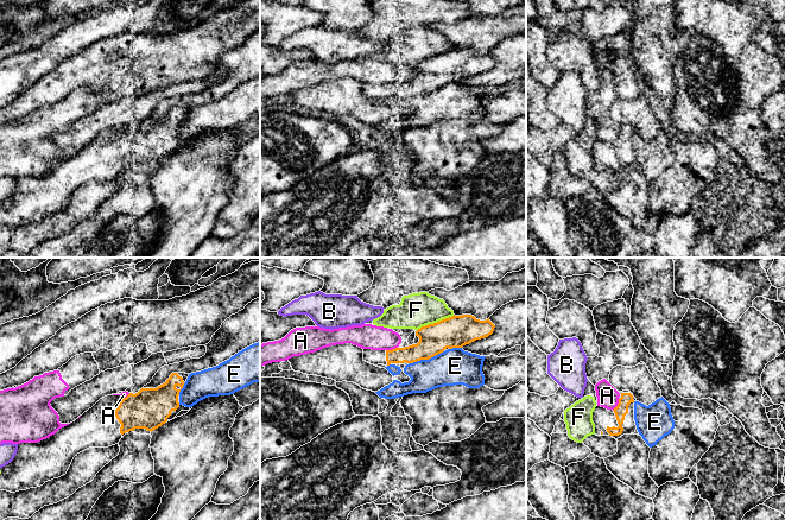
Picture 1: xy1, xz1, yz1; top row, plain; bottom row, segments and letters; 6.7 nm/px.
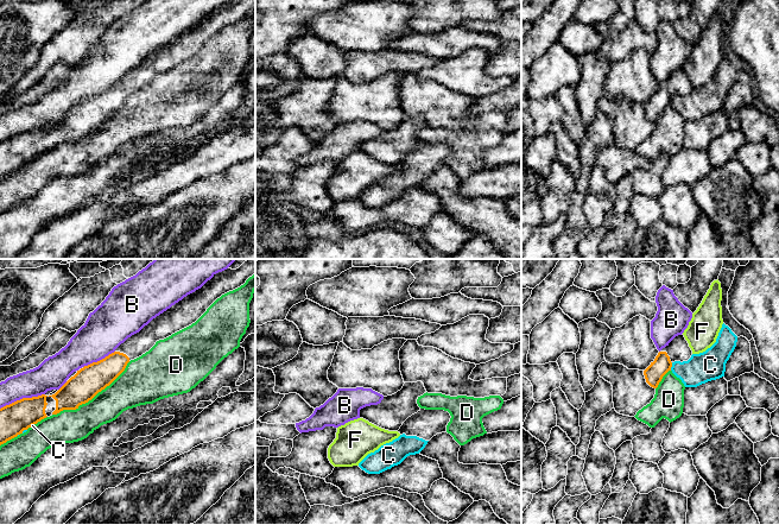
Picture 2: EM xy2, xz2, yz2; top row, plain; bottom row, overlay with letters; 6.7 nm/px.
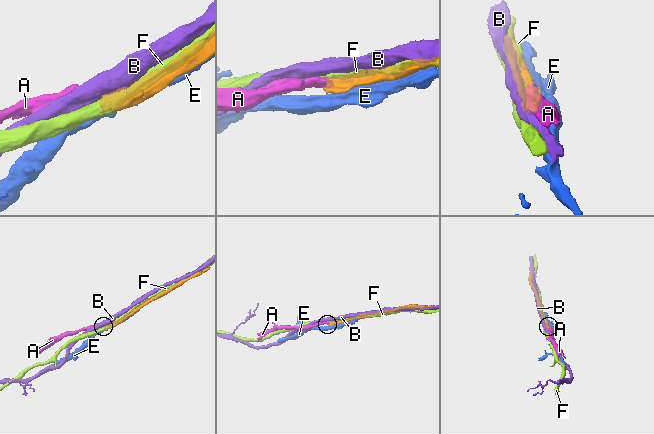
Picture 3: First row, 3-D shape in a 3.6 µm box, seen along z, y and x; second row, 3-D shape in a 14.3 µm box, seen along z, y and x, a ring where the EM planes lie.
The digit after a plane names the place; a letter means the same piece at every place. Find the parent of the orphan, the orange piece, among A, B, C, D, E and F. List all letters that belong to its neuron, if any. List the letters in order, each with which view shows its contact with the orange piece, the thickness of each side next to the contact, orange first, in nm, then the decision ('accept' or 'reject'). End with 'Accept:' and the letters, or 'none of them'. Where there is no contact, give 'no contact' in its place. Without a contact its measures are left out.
A: yz1 | 90/140 nm | reject
B: xy2 | 200/200 nm | reject
C: yz2 | 130/200 nm | reject
D: xy2 | 200/240 nm | reject
E: xz1 | 200/240 nm | reject
F: xz1 | 220/240 nm | reject
Accept: none of them

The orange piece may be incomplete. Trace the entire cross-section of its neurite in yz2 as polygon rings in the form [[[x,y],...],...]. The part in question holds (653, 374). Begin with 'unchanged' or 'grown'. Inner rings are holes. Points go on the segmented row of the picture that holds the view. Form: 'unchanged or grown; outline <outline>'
grown; outline [[[684,335],[676,336],[665,348],[663,348],[654,361],[644,371],[646,382],[657,388],[663,377],[671,371],[674,361],[688,361],[692,355]]]

